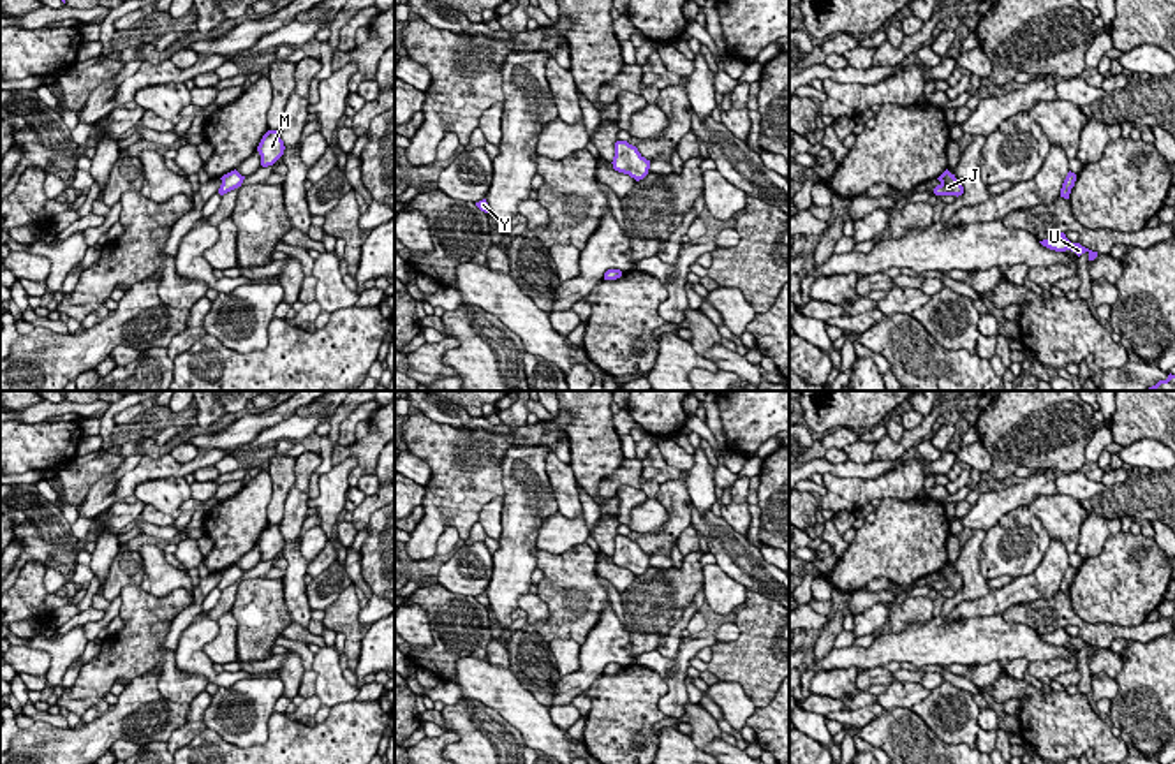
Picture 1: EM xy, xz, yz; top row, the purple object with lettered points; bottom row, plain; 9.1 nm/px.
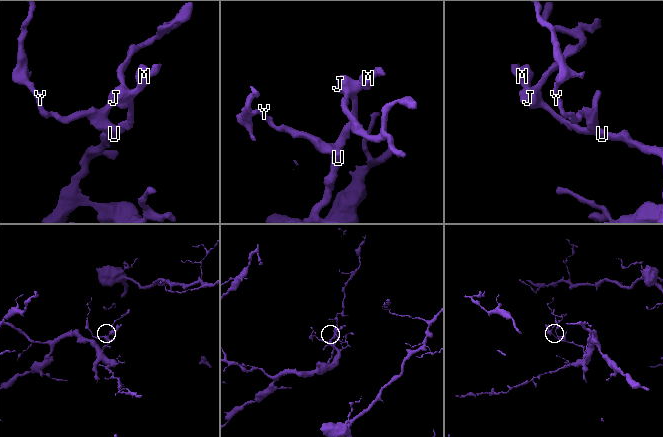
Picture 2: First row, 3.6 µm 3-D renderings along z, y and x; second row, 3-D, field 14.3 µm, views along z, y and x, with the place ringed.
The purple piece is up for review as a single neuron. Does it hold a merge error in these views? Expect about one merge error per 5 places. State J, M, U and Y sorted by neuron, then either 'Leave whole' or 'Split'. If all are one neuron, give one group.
Groups: J M U Y. Leave whole

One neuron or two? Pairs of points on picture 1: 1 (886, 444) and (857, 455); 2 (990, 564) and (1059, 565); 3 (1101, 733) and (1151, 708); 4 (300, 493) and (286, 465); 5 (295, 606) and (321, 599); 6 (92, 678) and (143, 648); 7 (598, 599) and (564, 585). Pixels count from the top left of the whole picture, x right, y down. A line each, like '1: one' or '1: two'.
1: two
2: two
3: two
4: two
5: two
6: one
7: one

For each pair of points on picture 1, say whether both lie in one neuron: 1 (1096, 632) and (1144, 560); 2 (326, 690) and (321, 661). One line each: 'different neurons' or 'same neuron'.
1: different neurons
2: same neuron

